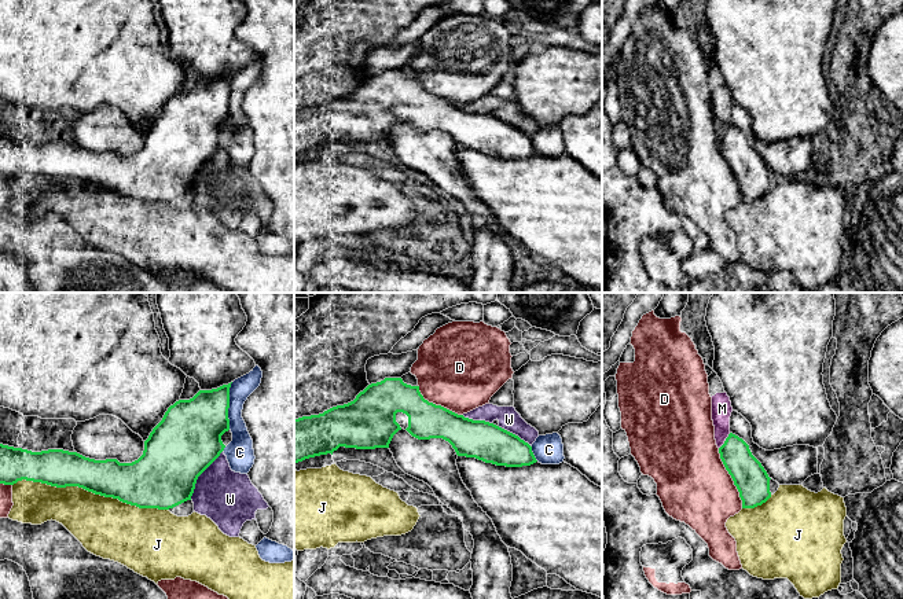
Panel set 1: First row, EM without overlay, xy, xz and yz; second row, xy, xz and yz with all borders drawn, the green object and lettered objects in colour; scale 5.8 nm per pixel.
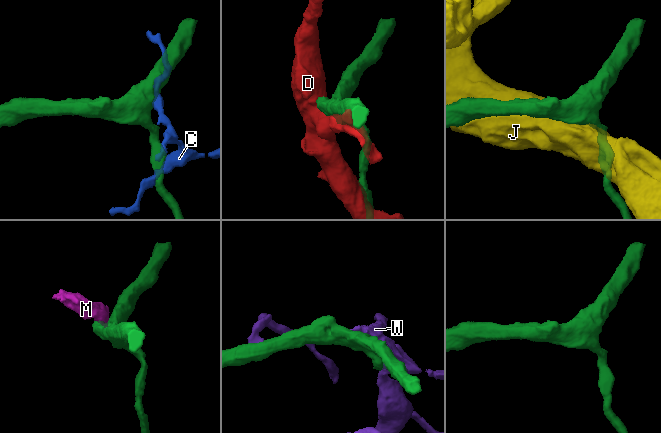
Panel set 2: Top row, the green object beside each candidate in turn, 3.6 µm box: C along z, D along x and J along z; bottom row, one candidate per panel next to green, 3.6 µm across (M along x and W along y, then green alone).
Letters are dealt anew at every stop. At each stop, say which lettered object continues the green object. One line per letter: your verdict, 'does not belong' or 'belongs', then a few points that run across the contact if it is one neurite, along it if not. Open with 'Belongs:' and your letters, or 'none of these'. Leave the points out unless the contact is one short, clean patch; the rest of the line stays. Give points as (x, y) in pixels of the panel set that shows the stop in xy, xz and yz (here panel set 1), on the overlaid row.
Belongs: none of these
C: does not belong
D: does not belong
J: does not belong
M: does not belong
W: does not belong

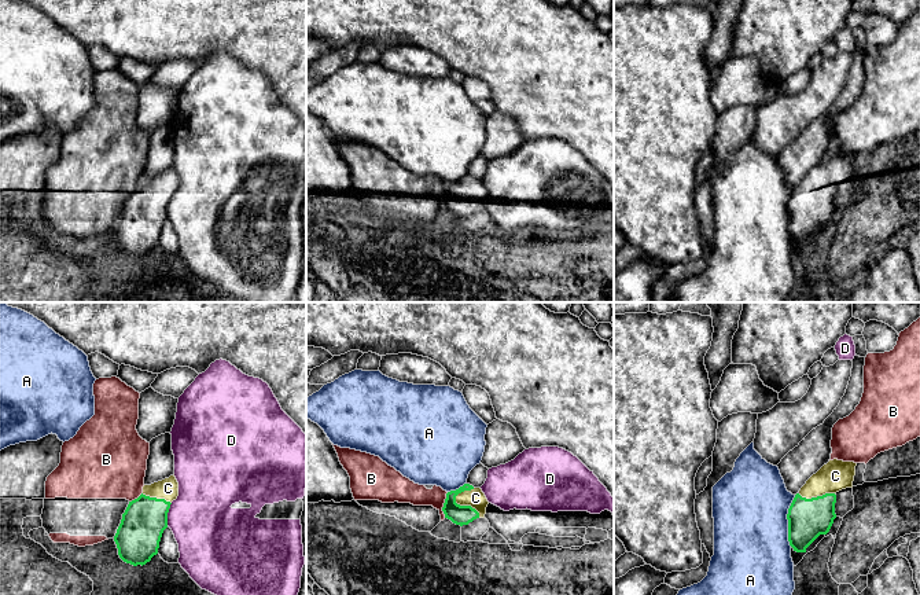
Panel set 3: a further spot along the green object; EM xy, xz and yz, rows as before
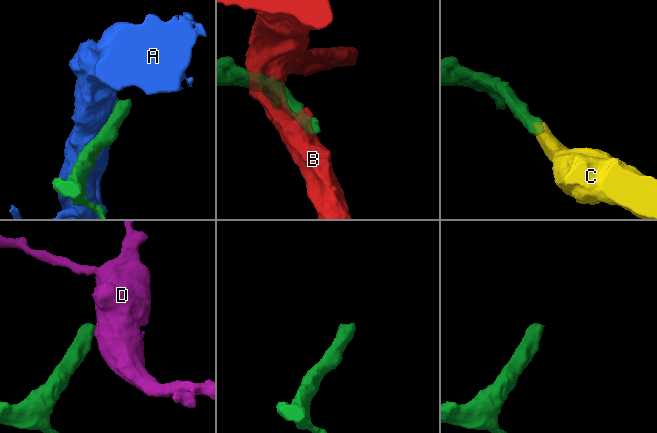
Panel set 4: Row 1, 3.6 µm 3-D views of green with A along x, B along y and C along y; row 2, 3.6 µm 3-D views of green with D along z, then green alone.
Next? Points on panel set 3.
Belongs: C
A: does not belong
B: does not belong
C: belongs | xz (457, 514), (464, 506), (475, 498)
D: does not belong | xy (172, 503), (166, 525)

